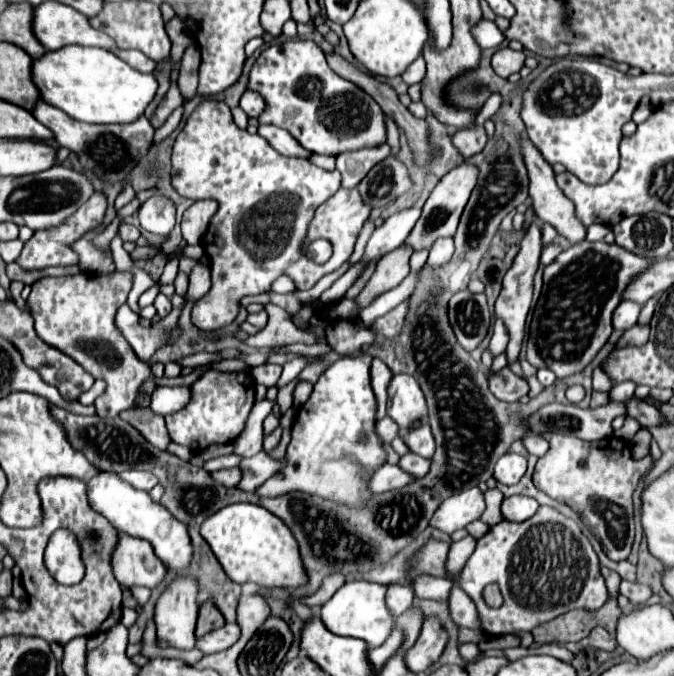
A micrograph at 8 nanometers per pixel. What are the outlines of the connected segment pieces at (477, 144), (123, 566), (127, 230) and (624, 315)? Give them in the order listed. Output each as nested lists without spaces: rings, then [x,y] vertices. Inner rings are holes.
[[[488,100],[488,104],[484,106],[484,110],[480,112],[480,116],[476,118],[476,124],[472,128],[462,128],[454,134],[452,142],[454,146],[460,150],[460,154],[464,158],[470,158],[478,152],[484,150],[486,142],[488,142],[488,136],[486,136],[486,130],[484,130],[484,120],[492,116],[492,112],[496,112],[496,102],[492,104],[494,100]]]
[[[118,534],[110,564],[116,580],[126,588],[154,588],[166,574],[166,568],[160,558],[156,558],[154,548],[146,540],[132,538],[128,534]]]
[[[120,224],[120,238],[124,242],[136,242],[140,238],[140,230],[136,226],[130,226],[130,224]]]
[[[620,302],[620,306],[614,310],[614,316],[612,316],[614,330],[632,328],[638,320],[640,310],[642,310],[642,306],[636,306],[636,302]]]

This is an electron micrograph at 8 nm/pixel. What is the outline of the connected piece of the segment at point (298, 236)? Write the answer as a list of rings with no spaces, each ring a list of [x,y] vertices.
[[[208,98],[196,106],[174,142],[172,186],[184,198],[212,198],[218,202],[218,210],[200,240],[200,246],[204,248],[204,254],[210,262],[212,288],[204,298],[200,298],[200,302],[194,304],[192,324],[200,330],[220,330],[236,320],[240,312],[240,300],[244,296],[268,292],[272,282],[280,278],[286,268],[302,256],[302,244],[306,240],[308,224],[314,218],[316,208],[324,204],[330,196],[334,196],[340,188],[340,172],[328,172],[304,158],[284,158],[282,154],[276,154],[264,142],[264,138],[260,138],[258,134],[252,136],[234,124],[228,104]]]

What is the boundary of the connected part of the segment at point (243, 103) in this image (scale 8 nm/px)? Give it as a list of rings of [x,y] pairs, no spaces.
[[[246,90],[240,100],[240,108],[252,118],[258,118],[264,112],[264,104],[266,100],[258,92],[252,92],[252,90]]]

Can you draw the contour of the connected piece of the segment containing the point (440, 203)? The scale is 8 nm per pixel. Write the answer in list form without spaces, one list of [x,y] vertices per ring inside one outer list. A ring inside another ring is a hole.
[[[462,162],[458,164],[456,168],[452,168],[440,182],[438,186],[432,190],[424,210],[422,210],[422,216],[420,220],[416,222],[414,230],[410,232],[410,236],[406,238],[406,242],[414,248],[414,250],[420,250],[420,248],[430,248],[432,242],[436,238],[444,238],[444,236],[454,236],[456,234],[456,228],[458,228],[458,222],[460,222],[460,216],[462,216],[462,210],[470,198],[470,192],[474,190],[476,186],[476,180],[478,180],[478,168],[468,164],[468,162]]]

